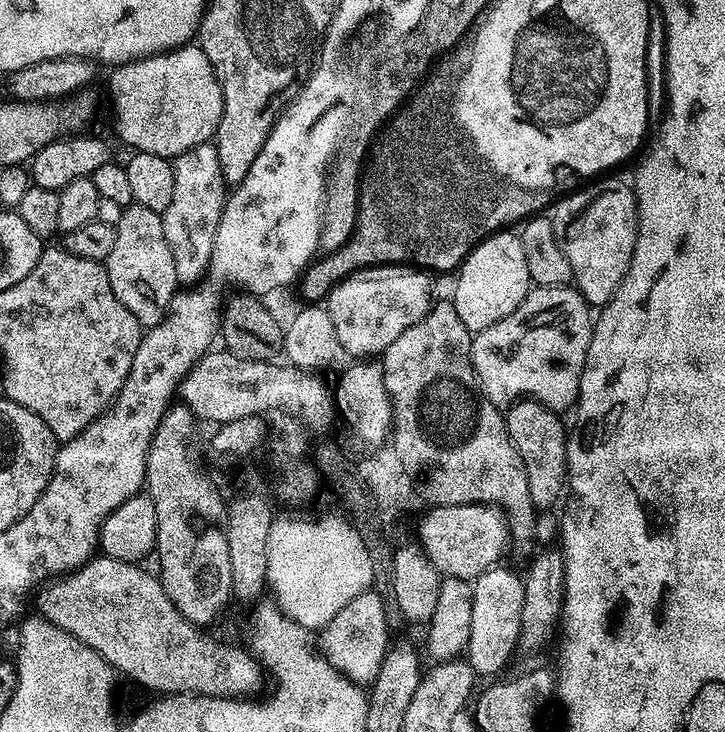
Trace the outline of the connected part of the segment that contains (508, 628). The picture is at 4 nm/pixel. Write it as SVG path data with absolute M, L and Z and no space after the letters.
M497 566L477 576L473 585L474 615L470 618L470 638L466 659L477 677L495 677L503 673L508 659L516 652L516 643L521 643L522 606L524 581L505 566Z

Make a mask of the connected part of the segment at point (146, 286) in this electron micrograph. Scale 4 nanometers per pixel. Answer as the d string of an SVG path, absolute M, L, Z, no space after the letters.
M135 202L123 209L116 224L114 250L110 250L106 267L118 302L138 318L141 326L150 329L164 321L177 294L178 281L174 274L174 254L170 254L170 242L166 242L161 213L146 210L146 206Z

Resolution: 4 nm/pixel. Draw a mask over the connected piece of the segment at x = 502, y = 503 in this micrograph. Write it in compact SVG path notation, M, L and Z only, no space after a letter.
M437 299L432 307L428 309L428 313L418 322L414 322L414 326L410 326L410 330L398 334L398 338L394 338L394 342L390 342L390 346L382 353L382 367L384 370L384 381L388 387L388 395L392 398L392 415L394 417L394 431L390 437L391 443L398 458L402 458L403 465L418 496L424 500L429 500L429 505L443 506L445 504L494 504L504 509L508 517L508 530L513 541L516 540L520 544L524 544L533 539L535 534L535 518L537 508L533 506L530 498L530 482L526 478L526 466L522 466L522 458L518 454L518 450L514 446L514 442L508 433L508 427L504 421L504 412L495 404L491 404L489 400L485 400L479 391L474 387L474 377L472 374L472 338L473 333L469 332L466 326L462 326L462 318L458 318L458 310L454 310L451 299Z

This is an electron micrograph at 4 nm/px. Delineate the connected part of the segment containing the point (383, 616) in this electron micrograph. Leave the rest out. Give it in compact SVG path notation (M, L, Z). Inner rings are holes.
M376 590L358 594L358 598L354 598L354 602L346 602L346 606L342 606L342 610L322 629L324 655L348 679L360 684L376 679L389 647L388 612L384 609L383 598L376 593Z

